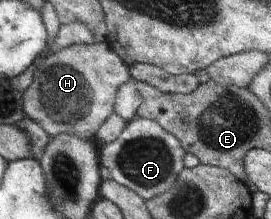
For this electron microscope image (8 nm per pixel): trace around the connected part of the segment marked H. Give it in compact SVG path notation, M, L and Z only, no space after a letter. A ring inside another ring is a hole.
M108 42L72 44L38 60L32 83L22 93L24 113L34 120L50 139L61 133L94 140L102 123L114 113L118 88L131 80L129 67Z

